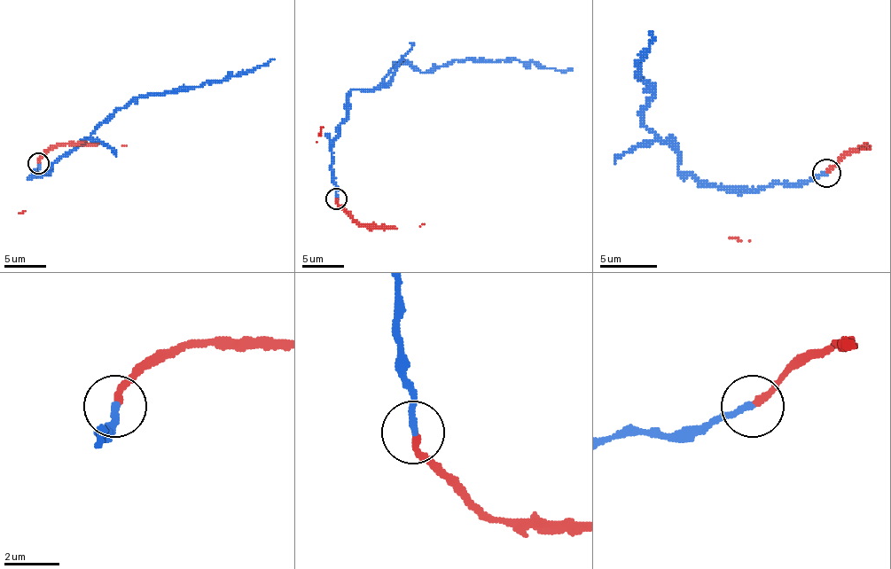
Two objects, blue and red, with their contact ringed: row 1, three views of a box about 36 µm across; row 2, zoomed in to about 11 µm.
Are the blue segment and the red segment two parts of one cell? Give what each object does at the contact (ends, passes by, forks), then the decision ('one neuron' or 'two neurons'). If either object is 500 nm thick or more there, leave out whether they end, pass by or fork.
blue ends; red ends; two neurons

